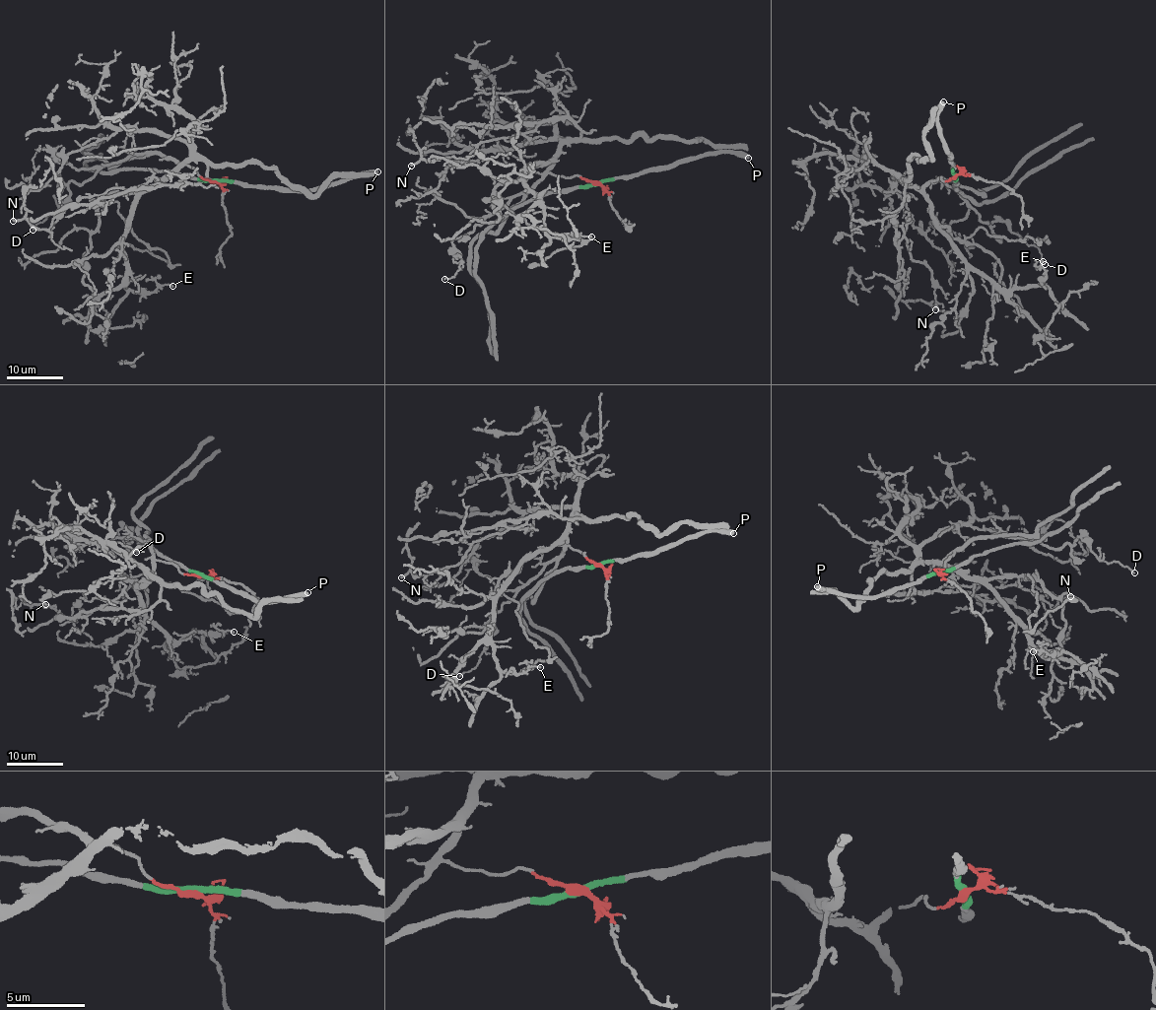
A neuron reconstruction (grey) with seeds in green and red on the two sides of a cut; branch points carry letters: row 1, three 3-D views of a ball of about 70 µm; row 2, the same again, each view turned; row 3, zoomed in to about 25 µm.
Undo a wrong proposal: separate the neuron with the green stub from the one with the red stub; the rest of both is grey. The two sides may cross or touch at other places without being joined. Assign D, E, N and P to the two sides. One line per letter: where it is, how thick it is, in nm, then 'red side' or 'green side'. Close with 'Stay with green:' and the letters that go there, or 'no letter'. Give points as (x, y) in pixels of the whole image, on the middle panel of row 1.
D: place (444, 279); calibre 130 nm; red side
E: place (591, 236); calibre 110 nm; red side
N: place (411, 166); calibre 180 nm; red side
P: place (748, 158); calibre 550 nm; green side
Stay with green: P

